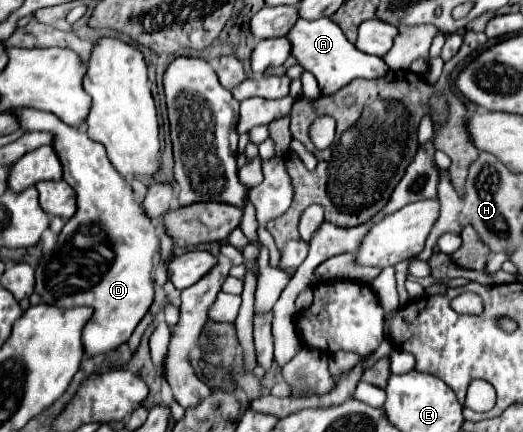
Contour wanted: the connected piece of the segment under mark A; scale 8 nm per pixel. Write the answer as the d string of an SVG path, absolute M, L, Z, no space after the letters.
M329 17L318 18L318 20L298 20L288 32L288 40L292 44L292 56L298 60L298 64L312 72L318 80L318 86L324 94L334 94L338 88L348 84L354 78L382 78L388 72L388 66L382 58L362 54L356 50L356 46L348 42L339 26L336 26Z

